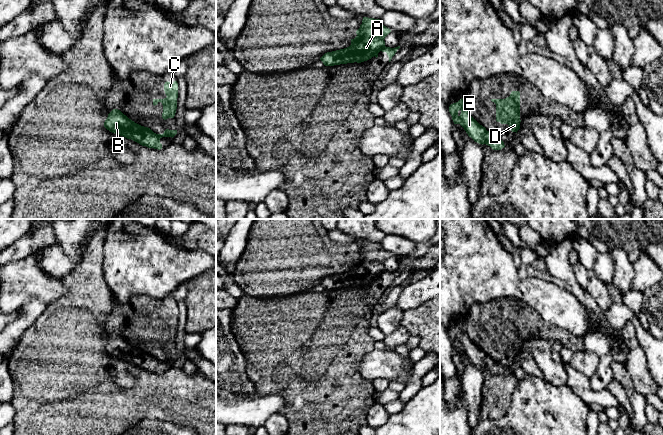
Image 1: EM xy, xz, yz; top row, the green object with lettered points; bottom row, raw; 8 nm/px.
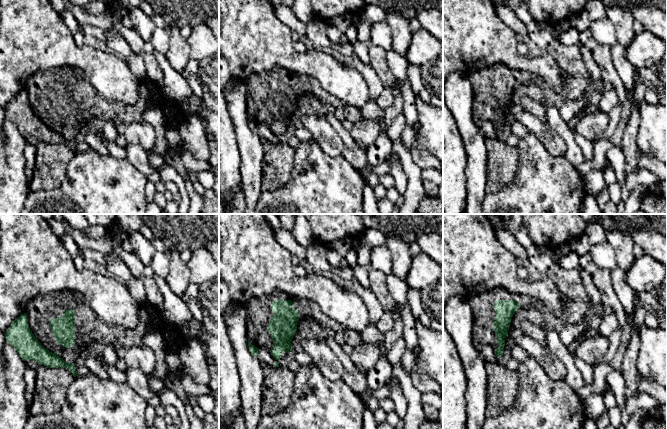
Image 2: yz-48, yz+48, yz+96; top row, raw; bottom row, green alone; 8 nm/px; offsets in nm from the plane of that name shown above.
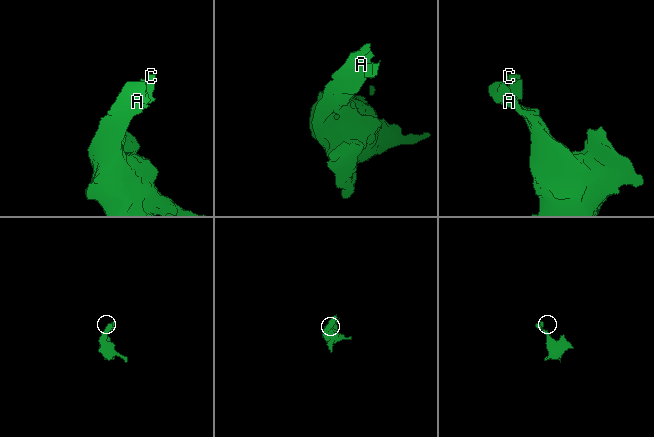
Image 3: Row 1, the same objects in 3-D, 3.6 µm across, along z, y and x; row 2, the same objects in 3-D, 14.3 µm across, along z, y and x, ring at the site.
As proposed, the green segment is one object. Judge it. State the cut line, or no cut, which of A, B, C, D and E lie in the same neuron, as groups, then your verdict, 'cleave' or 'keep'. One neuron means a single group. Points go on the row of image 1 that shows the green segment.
xz (384, 45), (380, 50) | A B E / C D | cleave

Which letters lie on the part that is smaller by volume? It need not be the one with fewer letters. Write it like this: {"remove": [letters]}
{"remove": ["C", "D"]}

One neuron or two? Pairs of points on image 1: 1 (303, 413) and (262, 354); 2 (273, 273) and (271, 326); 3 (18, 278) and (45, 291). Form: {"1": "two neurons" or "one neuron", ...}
{"1": "one neuron", "2": "two neurons", "3": "one neuron"}

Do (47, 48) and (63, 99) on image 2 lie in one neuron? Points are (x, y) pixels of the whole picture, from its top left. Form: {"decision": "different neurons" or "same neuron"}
{"decision": "different neurons"}

